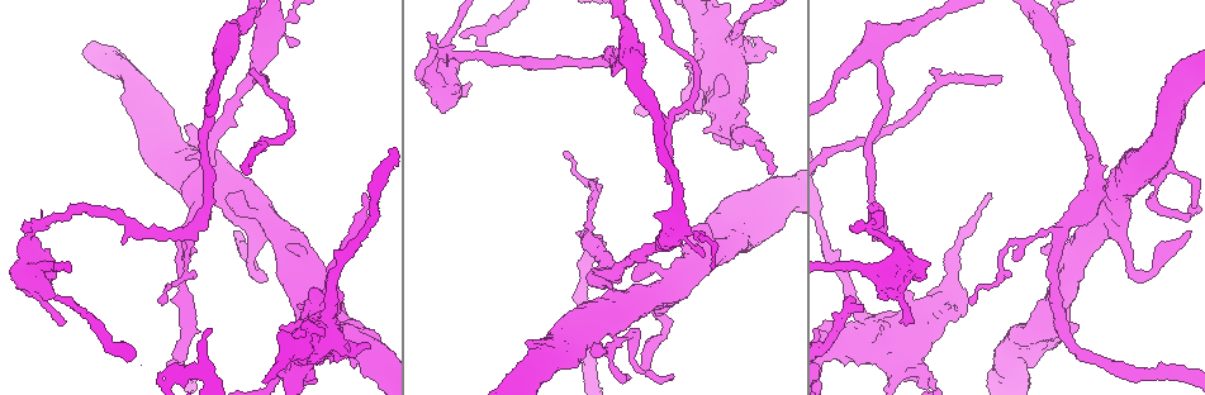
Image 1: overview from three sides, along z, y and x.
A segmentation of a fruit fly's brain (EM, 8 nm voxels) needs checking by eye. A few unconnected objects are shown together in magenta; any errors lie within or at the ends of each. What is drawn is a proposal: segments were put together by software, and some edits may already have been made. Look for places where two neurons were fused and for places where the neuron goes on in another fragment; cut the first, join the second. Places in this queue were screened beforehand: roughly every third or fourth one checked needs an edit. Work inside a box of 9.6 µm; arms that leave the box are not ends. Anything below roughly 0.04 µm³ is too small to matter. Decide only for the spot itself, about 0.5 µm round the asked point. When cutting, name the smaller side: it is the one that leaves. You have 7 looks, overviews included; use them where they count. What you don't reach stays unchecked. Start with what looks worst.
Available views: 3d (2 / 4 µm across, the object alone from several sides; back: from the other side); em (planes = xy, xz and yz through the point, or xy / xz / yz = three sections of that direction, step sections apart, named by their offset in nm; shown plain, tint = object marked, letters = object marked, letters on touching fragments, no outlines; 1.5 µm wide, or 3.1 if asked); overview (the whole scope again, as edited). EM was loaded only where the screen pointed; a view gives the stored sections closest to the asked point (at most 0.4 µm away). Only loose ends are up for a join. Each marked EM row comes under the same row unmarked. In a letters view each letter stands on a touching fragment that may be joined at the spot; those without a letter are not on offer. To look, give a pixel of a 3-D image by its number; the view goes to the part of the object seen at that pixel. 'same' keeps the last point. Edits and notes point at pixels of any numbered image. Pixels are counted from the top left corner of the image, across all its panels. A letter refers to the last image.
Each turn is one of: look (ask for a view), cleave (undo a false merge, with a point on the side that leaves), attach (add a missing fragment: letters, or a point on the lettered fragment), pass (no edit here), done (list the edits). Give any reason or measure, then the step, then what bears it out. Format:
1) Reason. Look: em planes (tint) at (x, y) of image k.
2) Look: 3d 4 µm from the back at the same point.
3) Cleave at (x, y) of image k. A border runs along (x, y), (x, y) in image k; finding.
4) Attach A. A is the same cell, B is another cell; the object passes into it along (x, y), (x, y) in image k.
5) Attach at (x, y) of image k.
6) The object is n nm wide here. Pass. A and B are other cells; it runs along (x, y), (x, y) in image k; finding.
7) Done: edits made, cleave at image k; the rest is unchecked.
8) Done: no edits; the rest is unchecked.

An open end. Look: 3d 2 µm at (362, 192) of image 1.

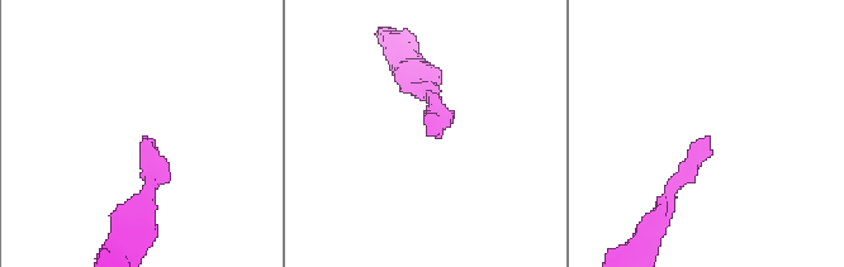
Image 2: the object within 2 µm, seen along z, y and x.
Now the EM. Look: em xz step 8 (tint) at (428, 134) of image 2.

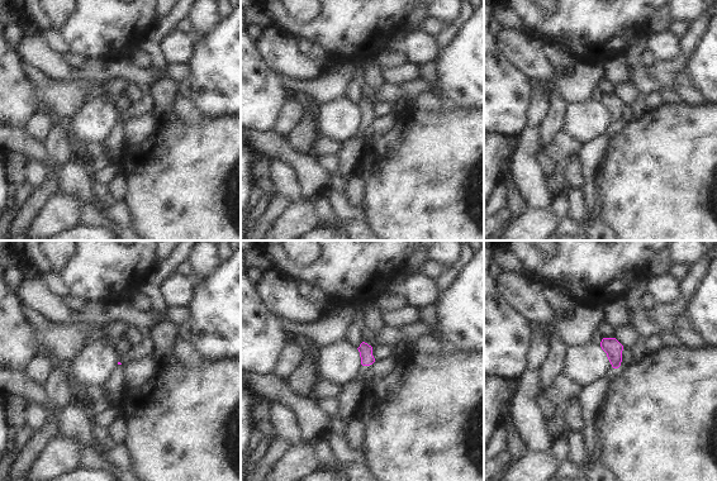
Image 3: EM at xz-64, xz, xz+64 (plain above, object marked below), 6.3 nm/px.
Cut it another way. Look: em planes (letters) at the same point.

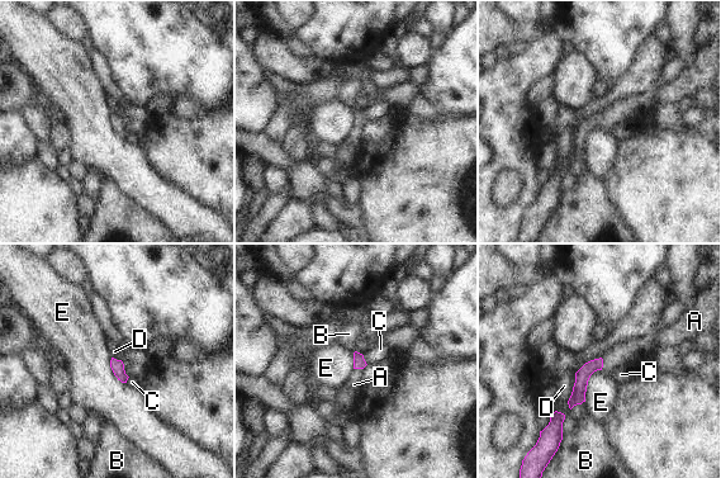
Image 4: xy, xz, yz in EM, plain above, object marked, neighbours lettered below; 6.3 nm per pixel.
Attach A. A is the same cell, B, C, D and E are other cells; the object passes into it along (582, 377), (602, 364), (630, 351) in image 4; the neuron continues.

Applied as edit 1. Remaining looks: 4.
Look: overview.

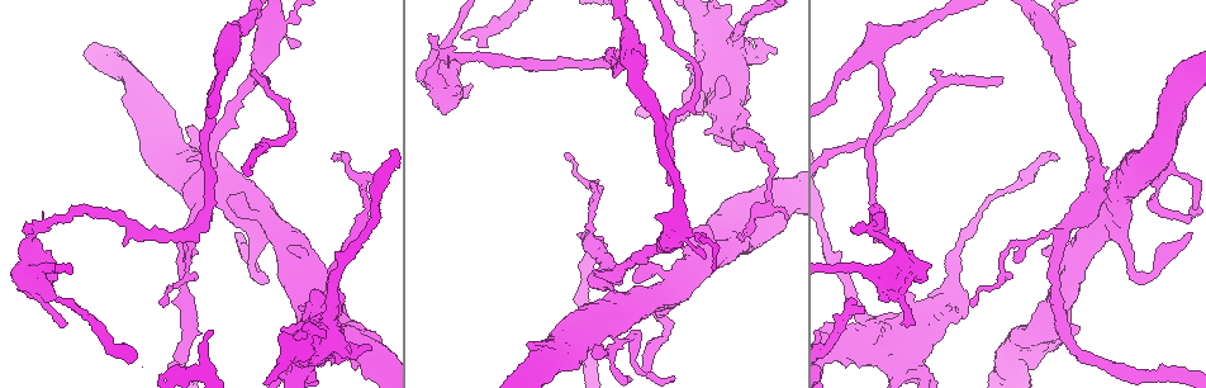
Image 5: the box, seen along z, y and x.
An open end. Look: 3d 2 µm at (1000, 76) of image 5.

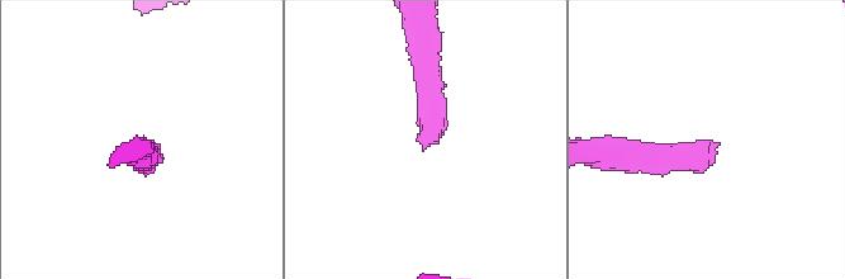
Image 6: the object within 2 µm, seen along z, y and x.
Now the EM. Look: em planes (letters) at (715, 147) of image 6.

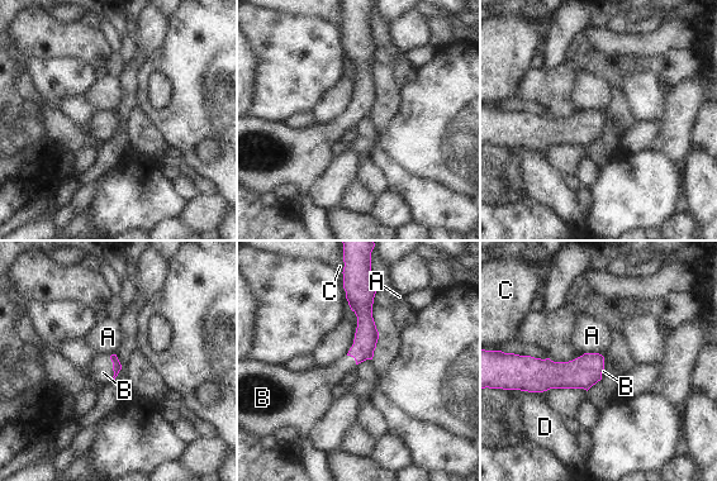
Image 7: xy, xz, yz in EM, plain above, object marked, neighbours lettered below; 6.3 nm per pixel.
Attach B. B is the same cell, A, C and D are other cells; the object passes into it along (117, 366), (113, 368), (103, 372) in image 7; it goes on there.

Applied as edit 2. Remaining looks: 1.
Done: edits made, attach at image 4, attach at image 7; the rest is unchecked.

